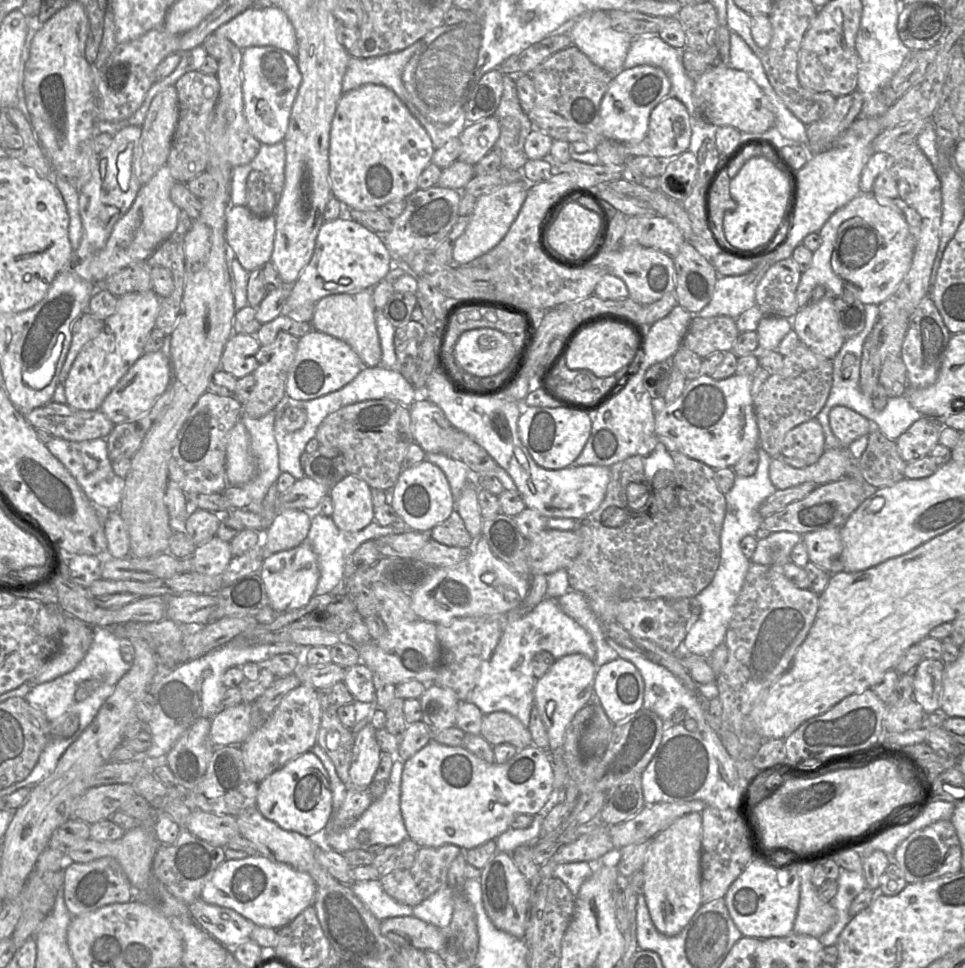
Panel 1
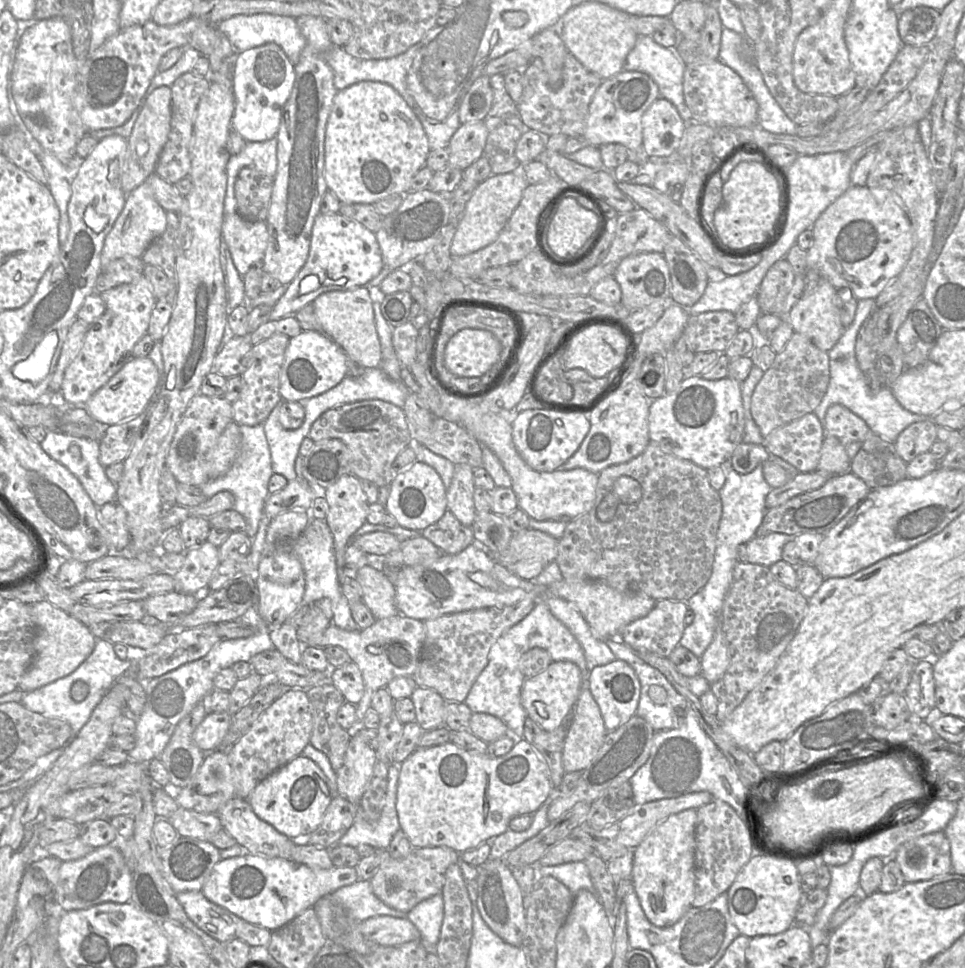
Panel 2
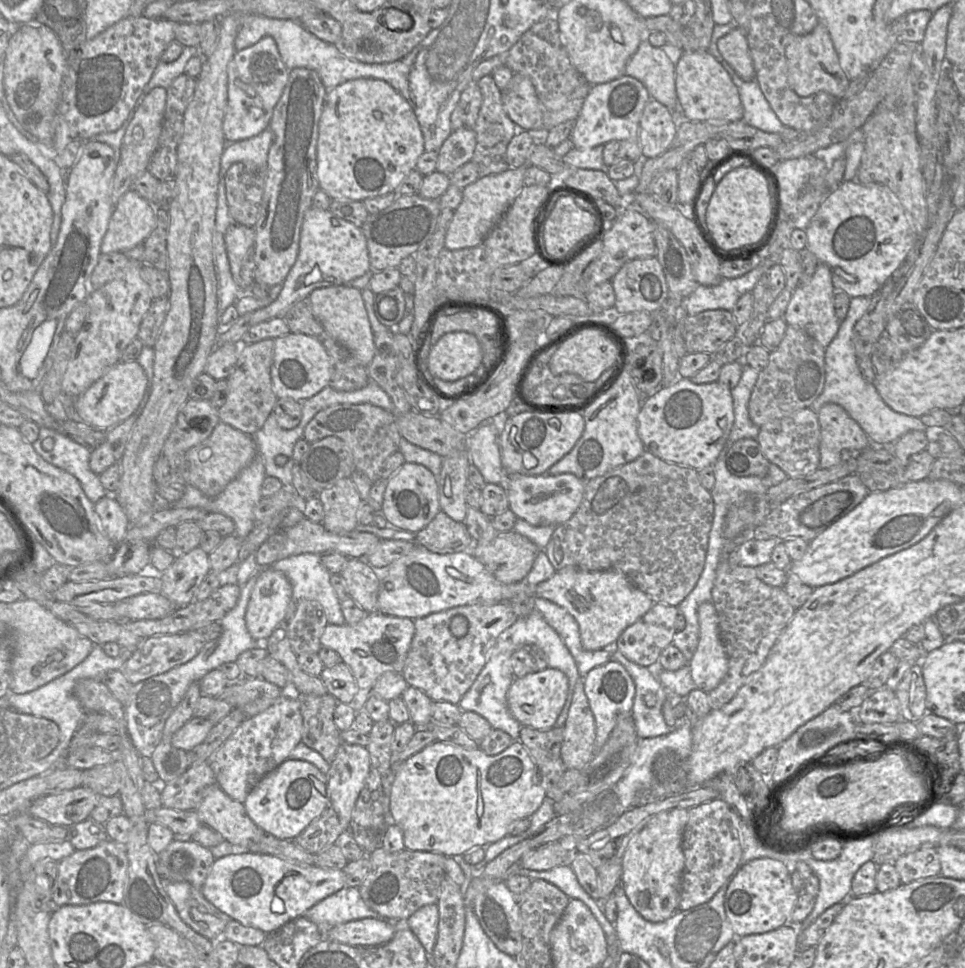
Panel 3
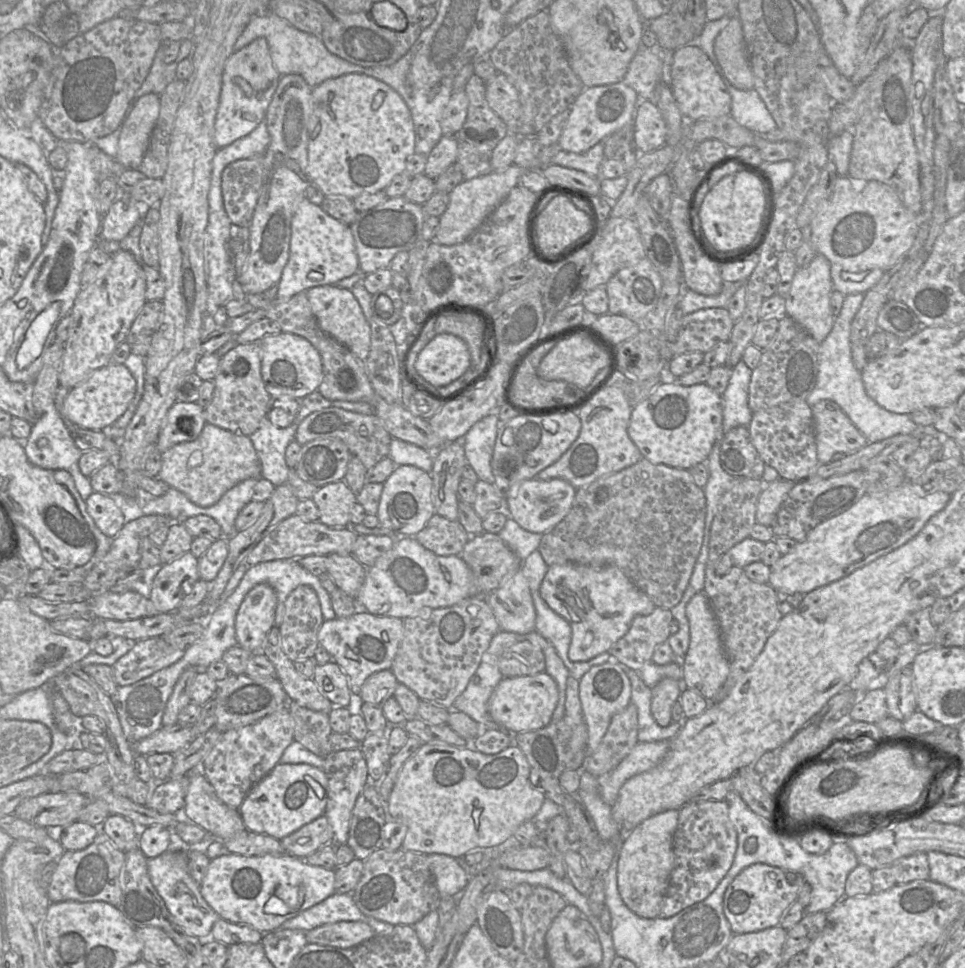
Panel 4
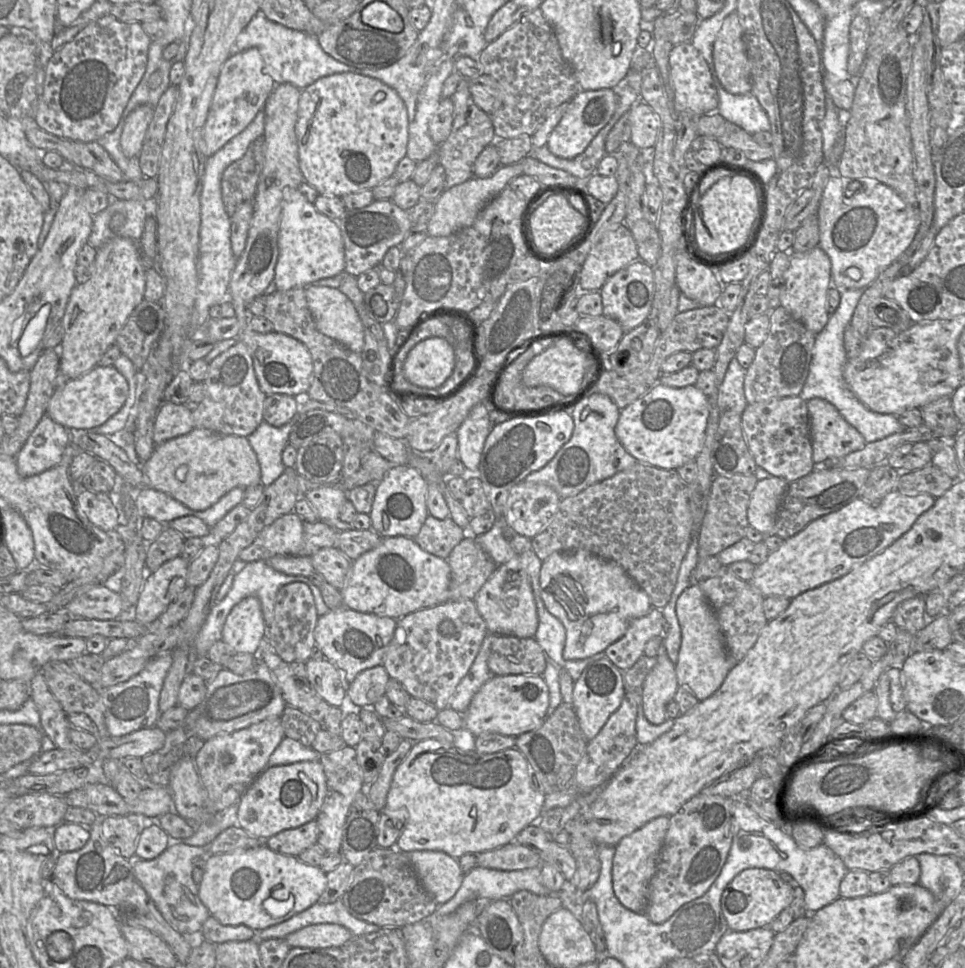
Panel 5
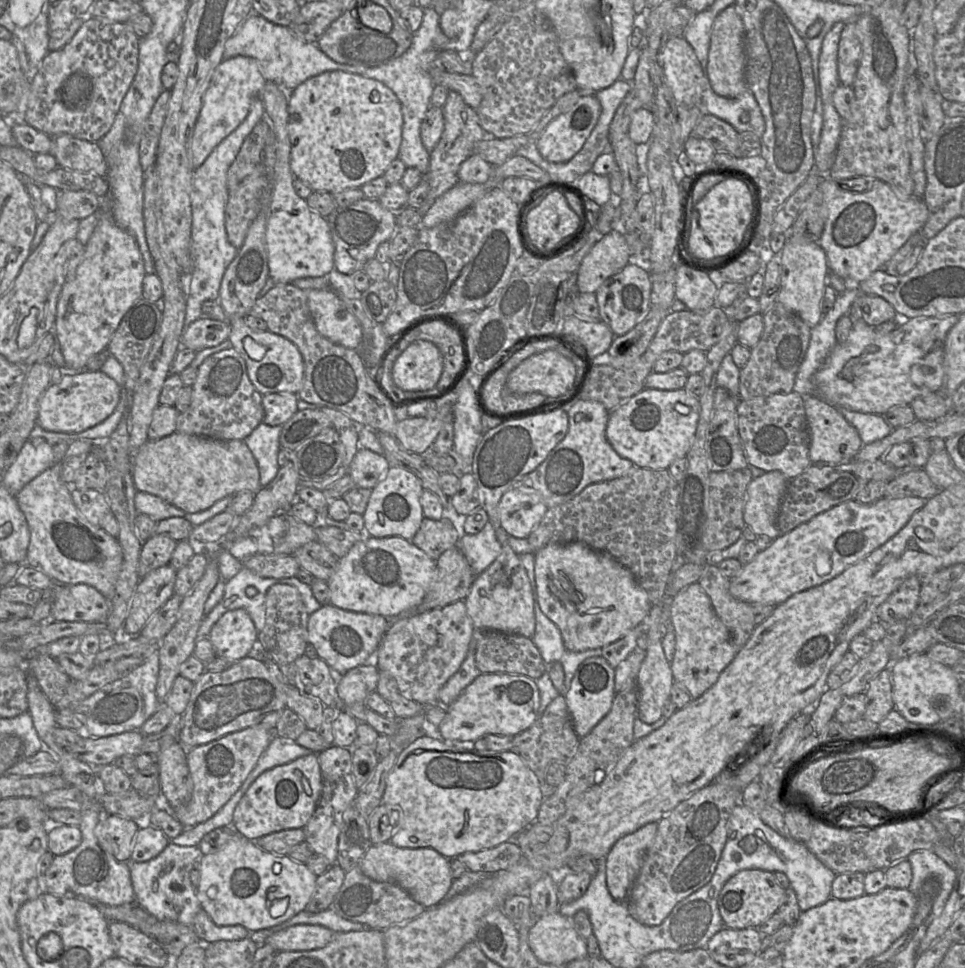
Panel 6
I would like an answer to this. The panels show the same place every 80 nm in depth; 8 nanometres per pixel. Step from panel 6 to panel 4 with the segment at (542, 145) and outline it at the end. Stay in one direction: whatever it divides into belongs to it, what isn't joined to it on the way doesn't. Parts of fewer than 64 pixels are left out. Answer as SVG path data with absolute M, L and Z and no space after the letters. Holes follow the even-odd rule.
M623 81L585 88L570 107L568 121L557 141L561 150L582 153L612 133L631 125L640 102L637 93Z

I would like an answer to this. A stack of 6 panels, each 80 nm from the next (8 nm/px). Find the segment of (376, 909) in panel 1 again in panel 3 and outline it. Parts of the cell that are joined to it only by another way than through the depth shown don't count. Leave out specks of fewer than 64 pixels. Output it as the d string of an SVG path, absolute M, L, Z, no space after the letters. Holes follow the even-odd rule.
M343 887L308 909L304 915L322 931L363 918L383 919L363 901L358 887Z

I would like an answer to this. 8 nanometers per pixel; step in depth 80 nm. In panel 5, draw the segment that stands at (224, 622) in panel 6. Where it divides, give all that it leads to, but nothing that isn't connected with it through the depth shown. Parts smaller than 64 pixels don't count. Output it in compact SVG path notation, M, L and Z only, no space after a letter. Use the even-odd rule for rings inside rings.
M249 596L234 606L228 614L221 641L235 653L258 655L264 640L264 631L261 603L257 597Z

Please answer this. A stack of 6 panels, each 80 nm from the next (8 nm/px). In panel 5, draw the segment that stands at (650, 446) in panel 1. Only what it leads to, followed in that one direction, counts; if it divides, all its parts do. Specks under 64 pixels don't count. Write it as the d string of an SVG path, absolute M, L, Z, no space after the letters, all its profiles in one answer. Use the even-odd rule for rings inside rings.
M637 462L627 470L595 483L577 495L561 500L550 524L531 538L532 550L541 561L554 552L586 550L619 564L648 594L652 608L662 609L671 599L683 559L693 539L693 519L688 484L674 469L662 469Z

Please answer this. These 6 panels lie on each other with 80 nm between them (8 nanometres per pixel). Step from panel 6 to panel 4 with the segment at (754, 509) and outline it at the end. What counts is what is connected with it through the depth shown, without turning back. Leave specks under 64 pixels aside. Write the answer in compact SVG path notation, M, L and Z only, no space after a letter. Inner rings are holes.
M784 479L767 483L758 497L755 514L757 523L771 527L782 502L795 483Z

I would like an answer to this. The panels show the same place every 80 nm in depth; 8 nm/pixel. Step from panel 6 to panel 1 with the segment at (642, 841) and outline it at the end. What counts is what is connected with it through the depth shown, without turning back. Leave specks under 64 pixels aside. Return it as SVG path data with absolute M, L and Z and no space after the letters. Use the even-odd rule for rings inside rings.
M692 812L680 817L668 828L650 839L645 863L641 869L644 874L643 894L656 929L666 936L679 934L702 905L701 840L702 816L698 812Z

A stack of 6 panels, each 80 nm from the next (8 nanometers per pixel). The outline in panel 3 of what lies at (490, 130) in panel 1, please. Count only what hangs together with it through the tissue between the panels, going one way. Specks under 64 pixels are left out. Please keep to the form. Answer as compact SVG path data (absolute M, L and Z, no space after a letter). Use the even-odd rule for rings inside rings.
M470 127L453 130L438 151L436 170L450 176L472 159L476 134Z

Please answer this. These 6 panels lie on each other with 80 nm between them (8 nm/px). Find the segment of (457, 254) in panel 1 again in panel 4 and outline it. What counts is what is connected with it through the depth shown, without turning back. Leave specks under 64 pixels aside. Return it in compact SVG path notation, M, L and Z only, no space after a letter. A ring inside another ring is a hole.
M515 164L501 172L492 172L485 176L464 180L449 195L449 203L439 217L439 226L433 242L440 245L456 245L467 240L483 221L507 197L511 189L518 185L520 177L532 168L523 168Z

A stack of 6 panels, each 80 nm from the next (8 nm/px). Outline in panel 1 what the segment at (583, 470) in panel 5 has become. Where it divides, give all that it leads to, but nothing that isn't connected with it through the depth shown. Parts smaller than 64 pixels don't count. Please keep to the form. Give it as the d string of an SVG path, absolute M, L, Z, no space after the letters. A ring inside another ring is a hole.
M638 366L634 375L627 380L622 389L612 395L604 404L602 404L594 413L591 414L592 429L590 437L581 454L569 467L584 465L610 467L613 464L627 459L628 457L641 454L645 449L645 442L651 436L656 436L655 409L653 407L653 399L643 384L645 372L638 372L637 370Z

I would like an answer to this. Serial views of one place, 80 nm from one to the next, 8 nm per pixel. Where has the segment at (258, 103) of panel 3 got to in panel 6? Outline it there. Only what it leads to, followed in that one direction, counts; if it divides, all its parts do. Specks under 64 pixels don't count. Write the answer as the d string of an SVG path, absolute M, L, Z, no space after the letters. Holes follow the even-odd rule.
M231 57L215 68L203 95L202 107L190 142L189 159L193 168L202 165L213 149L243 122L252 100L260 95L265 83L256 60L251 57Z

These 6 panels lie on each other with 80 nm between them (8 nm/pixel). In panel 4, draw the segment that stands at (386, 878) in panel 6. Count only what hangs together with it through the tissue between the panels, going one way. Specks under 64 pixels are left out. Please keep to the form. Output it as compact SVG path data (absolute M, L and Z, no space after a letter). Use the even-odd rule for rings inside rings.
M438 853L428 854L428 858L440 897L459 897L470 877L457 859Z

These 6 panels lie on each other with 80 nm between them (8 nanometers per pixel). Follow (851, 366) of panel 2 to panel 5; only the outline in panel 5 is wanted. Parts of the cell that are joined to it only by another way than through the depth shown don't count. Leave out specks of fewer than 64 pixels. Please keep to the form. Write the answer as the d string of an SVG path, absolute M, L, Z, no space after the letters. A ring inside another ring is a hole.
M841 290L841 301L838 308L833 314L829 315L824 329L815 335L810 372L799 396L806 402L813 398L821 398L833 404L843 418L858 430L865 442L872 443L894 433L902 432L906 427L899 422L895 415L881 414L867 408L857 399L844 378L844 369L848 361L844 348L844 331L852 320L863 290Z

